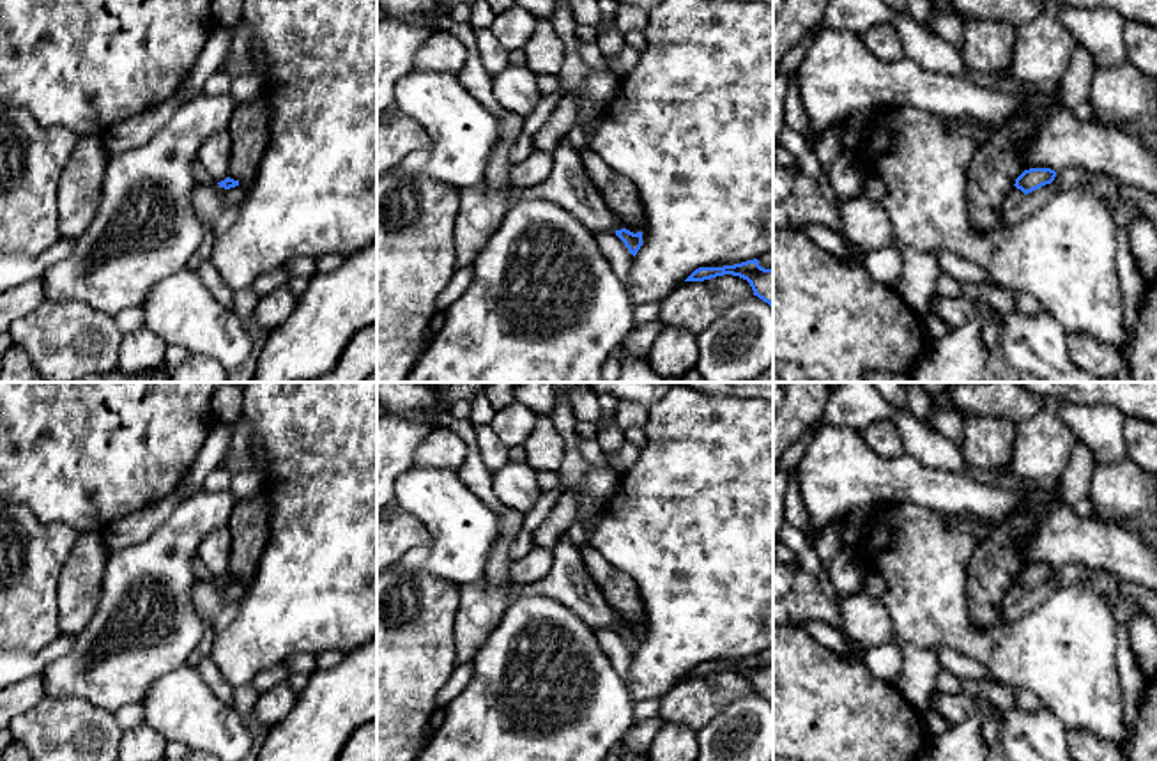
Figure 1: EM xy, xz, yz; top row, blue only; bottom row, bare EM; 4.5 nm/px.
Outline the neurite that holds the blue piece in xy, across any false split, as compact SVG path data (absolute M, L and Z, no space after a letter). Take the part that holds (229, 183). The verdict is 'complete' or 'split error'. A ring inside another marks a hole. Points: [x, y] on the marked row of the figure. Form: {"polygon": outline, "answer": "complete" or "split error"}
{"polygon": "M226 177L216 184L195 184L191 189L191 202L198 214L198 218L205 225L203 241L198 251L188 260L188 267L191 271L198 271L198 267L211 257L211 250L216 239L216 221L219 214L230 207L239 205L244 189L239 186L239 181Z", "answer": "split error"}

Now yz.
{"polygon": "M1030 168L1024 170L1017 179L1014 188L1007 193L1003 200L1001 211L1014 209L1015 205L1021 204L1023 196L1046 186L1051 184L1056 177L1056 172L1051 168Z", "answer": "split error"}

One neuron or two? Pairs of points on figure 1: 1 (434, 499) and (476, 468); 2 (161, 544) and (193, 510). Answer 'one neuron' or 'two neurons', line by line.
1: two neurons
2: one neuron

